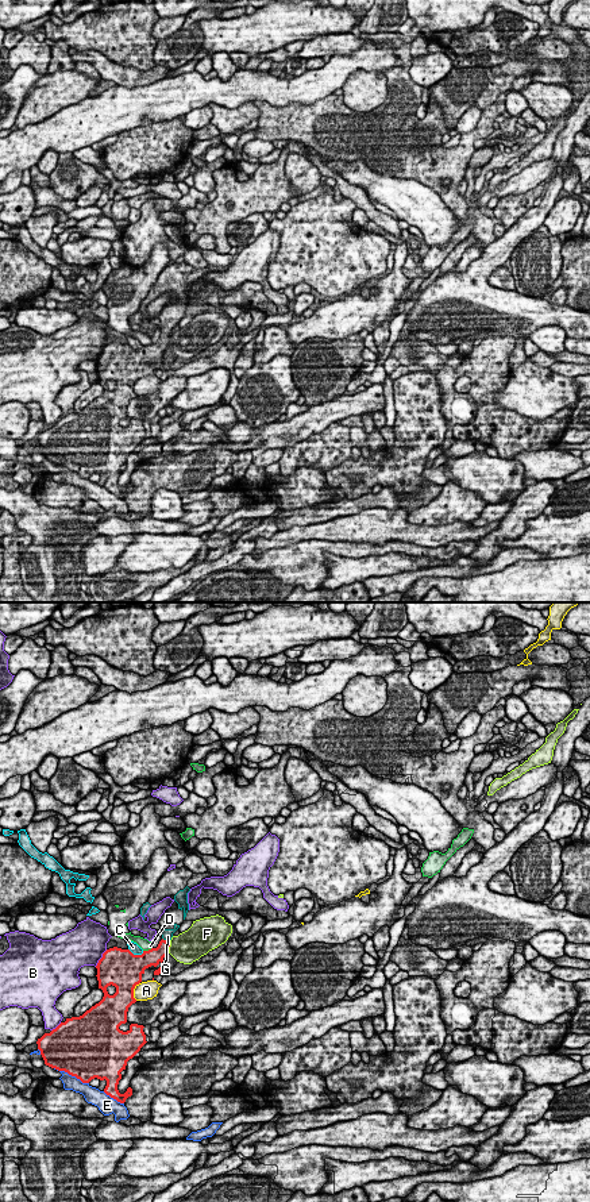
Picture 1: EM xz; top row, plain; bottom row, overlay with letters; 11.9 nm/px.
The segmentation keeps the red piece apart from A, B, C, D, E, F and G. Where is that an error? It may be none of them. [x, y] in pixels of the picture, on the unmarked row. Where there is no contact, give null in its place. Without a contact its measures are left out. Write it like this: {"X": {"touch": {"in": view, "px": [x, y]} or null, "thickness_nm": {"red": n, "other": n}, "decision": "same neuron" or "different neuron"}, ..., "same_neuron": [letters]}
{"A": {"touch": {"in": "xz", "px": [132, 386]}, "thickness_nm": {"red": 400, "other": 220}, "decision": "different neuron"}, "B": {"touch": {"in": "xz", "px": [101, 353]}, "thickness_nm": {"red": 460, "other": 480}, "decision": "different neuron"}, "C": {"touch": {"in": "xz", "px": [137, 350]}, "thickness_nm": {"red": 460, "other": 120}, "decision": "different neuron"}, "D": {"touch": {"in": "xz", "px": [149, 345]}, "thickness_nm": {"red": 260, "other": 140}, "decision": "different neuron"}, "E": {"touch": {"in": "xz", "px": [72, 470]}, "thickness_nm": {"red": 500, "other": 160}, "decision": "different neuron"}, "F": {"touch": {"in": "xz", "px": [169, 341]}, "thickness_nm": {"red": 200, "other": 380}, "decision": "different neuron"}, "G": {"touch": {"in": "xz", "px": [165, 335]}, "thickness_nm": {"red": 200, "other": 130}, "decision": "same neuron"}, "same_neuron": ["G"]}

